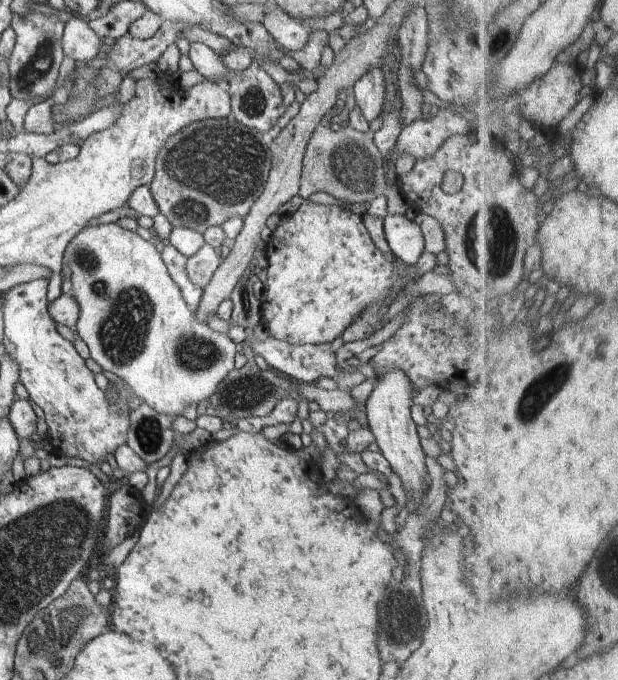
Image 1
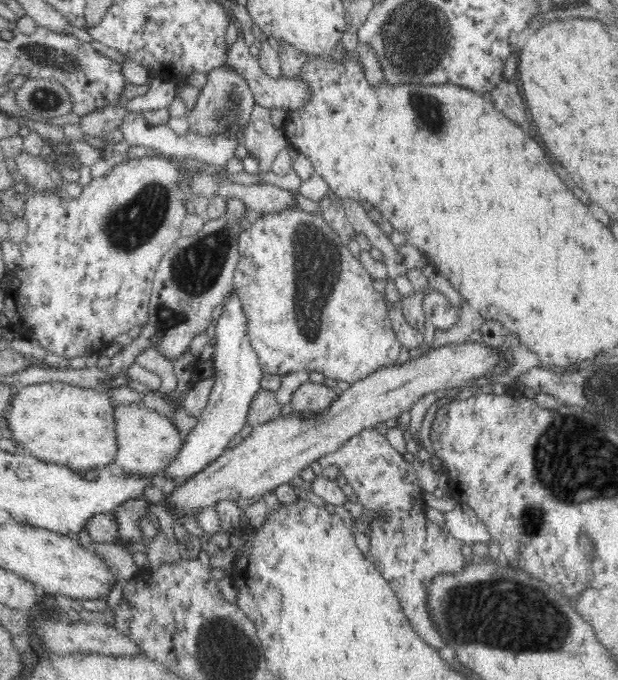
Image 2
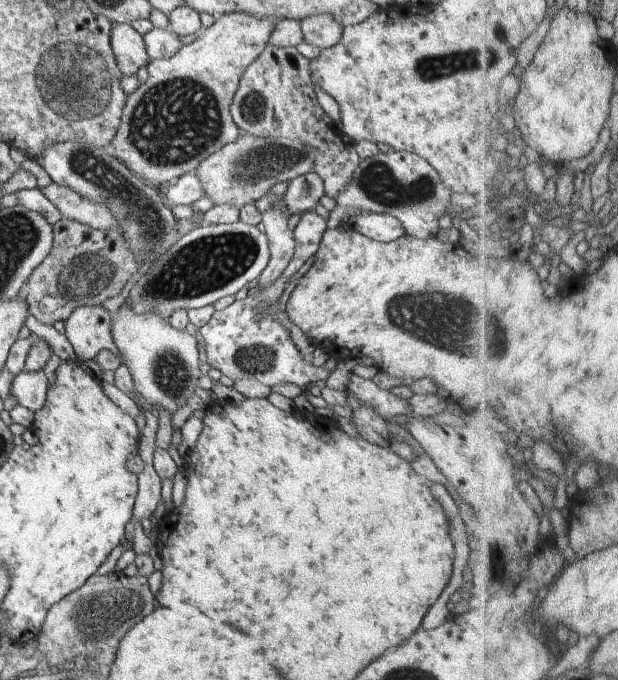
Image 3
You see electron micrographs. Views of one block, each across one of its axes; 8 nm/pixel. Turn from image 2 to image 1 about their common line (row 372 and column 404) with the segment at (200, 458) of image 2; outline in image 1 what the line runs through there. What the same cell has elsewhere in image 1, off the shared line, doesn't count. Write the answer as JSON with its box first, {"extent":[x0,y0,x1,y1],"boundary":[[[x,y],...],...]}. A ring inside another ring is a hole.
{"extent":[383,215,425,266],"boundary":[[[386,215],[383,220],[385,239],[396,258],[413,266],[425,250],[420,227],[404,215]]]}

